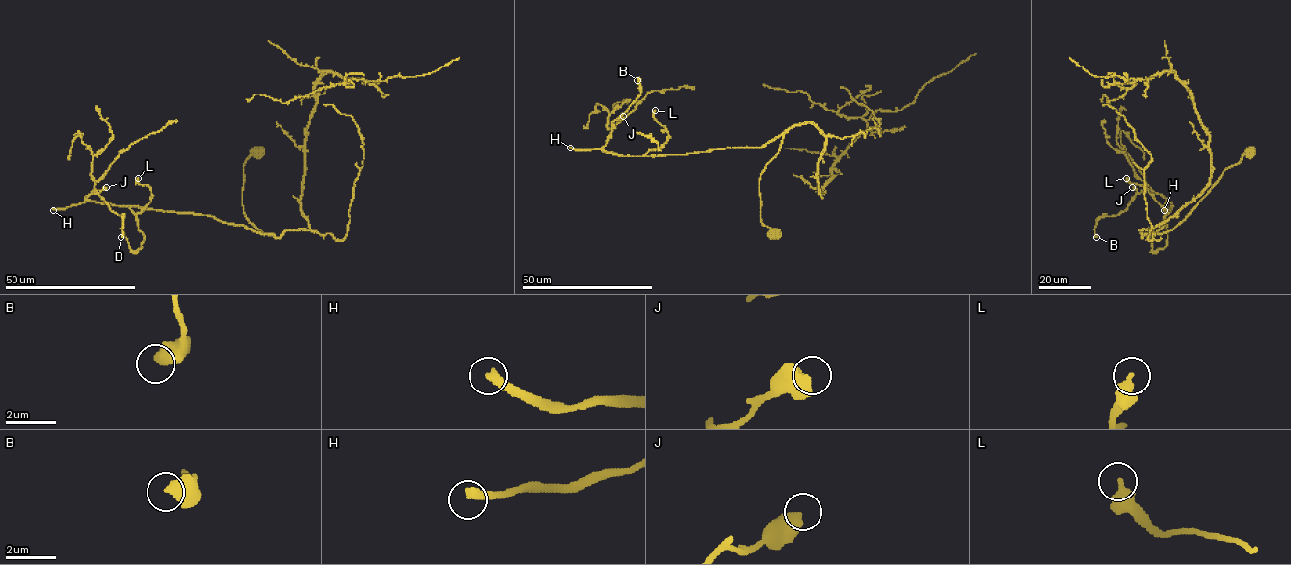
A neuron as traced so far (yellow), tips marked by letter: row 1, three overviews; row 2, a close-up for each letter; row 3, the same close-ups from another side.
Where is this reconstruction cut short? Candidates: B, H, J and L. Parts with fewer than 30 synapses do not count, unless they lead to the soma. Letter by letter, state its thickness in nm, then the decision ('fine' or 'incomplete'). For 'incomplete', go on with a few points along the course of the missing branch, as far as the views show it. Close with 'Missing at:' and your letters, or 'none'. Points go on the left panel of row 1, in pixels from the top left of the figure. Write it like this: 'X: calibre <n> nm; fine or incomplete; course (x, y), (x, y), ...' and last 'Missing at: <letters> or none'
B: calibre 600 nm; fine
H: calibre 360 nm; incomplete; course (53, 210), (39, 204), (25, 171), (37, 154), (48, 98), (66, 87), (71, 98)
J: calibre 600 nm; fine
L: calibre 400 nm; fine
Missing at: H

